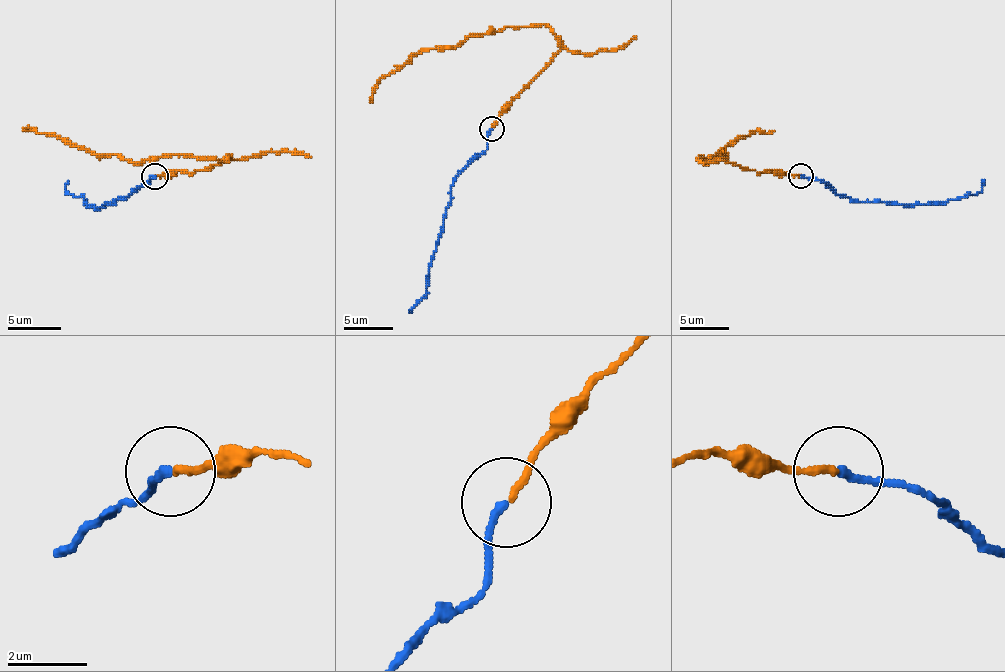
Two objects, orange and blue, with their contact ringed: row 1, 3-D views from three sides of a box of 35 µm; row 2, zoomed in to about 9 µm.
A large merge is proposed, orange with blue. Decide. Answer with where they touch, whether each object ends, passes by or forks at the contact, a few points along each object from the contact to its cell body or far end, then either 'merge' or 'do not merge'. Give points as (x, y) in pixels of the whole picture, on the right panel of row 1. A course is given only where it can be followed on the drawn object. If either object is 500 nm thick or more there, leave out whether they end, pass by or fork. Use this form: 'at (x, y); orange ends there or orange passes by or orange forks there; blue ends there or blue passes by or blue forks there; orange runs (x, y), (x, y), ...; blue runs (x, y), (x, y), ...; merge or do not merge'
at (800, 175); orange ends there; blue ends there; orange runs (801, 175), (696, 160), (699, 155), (708, 163), (752, 131), (774, 131); blue runs (801, 175), (808, 180), (821, 180), (838, 194), (860, 202), (938, 204), (977, 194), (984, 180); merge

